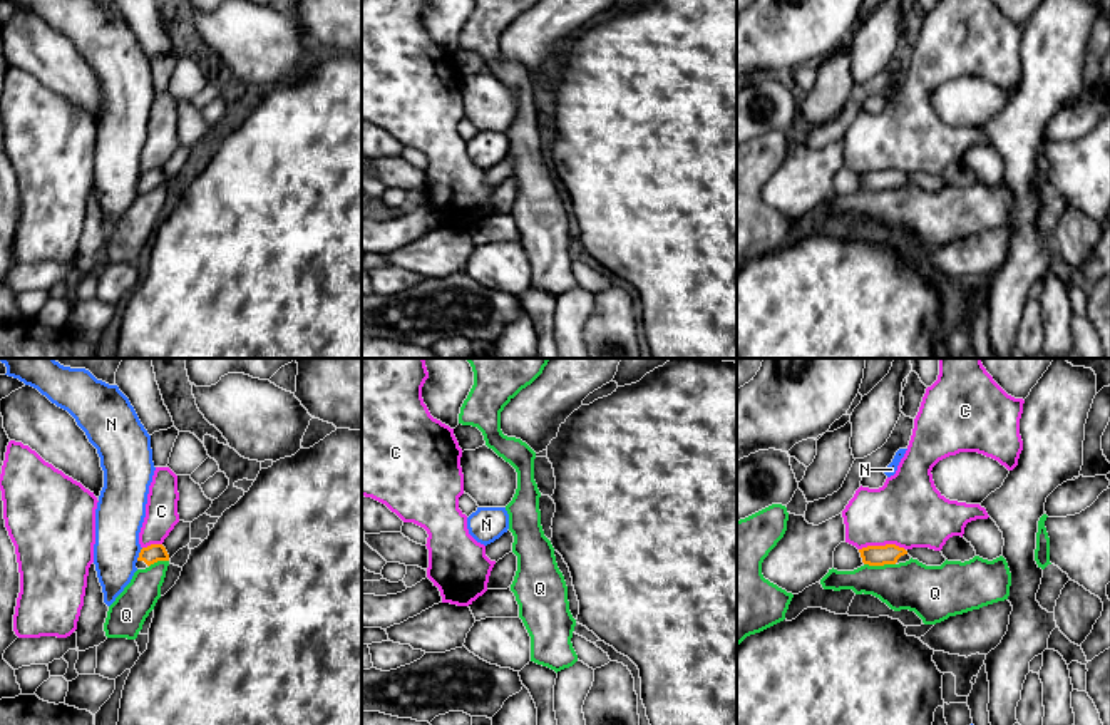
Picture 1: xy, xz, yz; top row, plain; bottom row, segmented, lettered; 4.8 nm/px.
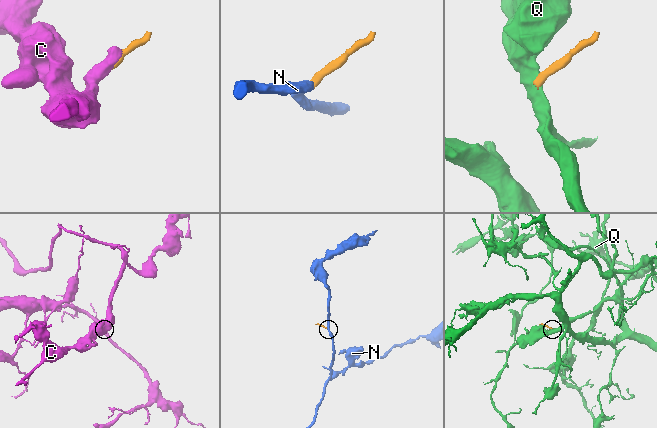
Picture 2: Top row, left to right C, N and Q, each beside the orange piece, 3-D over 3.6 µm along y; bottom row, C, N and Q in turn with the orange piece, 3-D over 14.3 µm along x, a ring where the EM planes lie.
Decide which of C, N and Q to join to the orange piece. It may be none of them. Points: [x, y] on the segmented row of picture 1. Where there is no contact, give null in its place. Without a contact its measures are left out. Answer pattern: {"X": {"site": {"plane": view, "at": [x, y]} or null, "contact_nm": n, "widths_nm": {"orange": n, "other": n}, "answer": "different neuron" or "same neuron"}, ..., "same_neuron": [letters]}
{"C": {"site": {"plane": "yz", "at": [881, 546]}, "contact_nm": 220, "widths_nm": {"orange": 100, "other": 340}, "answer": "different neuron"}, "N": {"site": {"plane": "xy", "at": [139, 555]}, "contact_nm": 70, "widths_nm": {"orange": 90, "other": 240}, "answer": "different neuron"}, "Q": {"site": {"plane": "yz", "at": [879, 565]}, "contact_nm": 150, "widths_nm": {"orange": 100, "other": 240}, "answer": "different neuron"}, "same_neuron": []}

